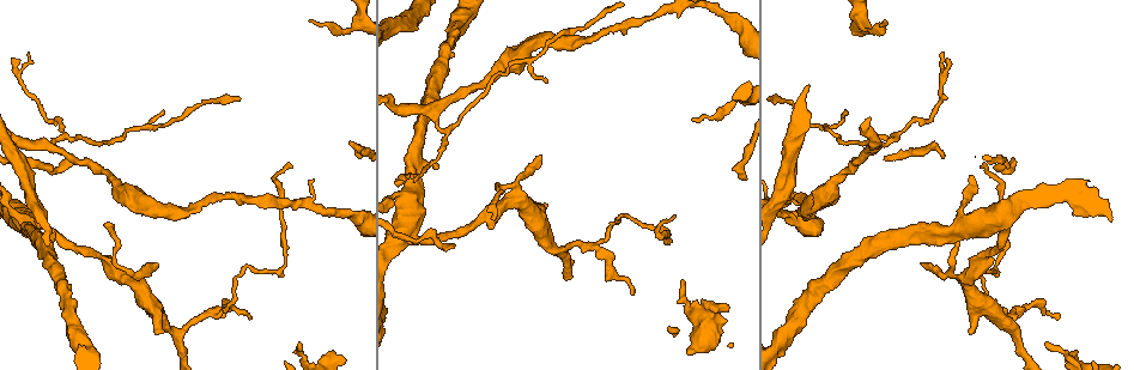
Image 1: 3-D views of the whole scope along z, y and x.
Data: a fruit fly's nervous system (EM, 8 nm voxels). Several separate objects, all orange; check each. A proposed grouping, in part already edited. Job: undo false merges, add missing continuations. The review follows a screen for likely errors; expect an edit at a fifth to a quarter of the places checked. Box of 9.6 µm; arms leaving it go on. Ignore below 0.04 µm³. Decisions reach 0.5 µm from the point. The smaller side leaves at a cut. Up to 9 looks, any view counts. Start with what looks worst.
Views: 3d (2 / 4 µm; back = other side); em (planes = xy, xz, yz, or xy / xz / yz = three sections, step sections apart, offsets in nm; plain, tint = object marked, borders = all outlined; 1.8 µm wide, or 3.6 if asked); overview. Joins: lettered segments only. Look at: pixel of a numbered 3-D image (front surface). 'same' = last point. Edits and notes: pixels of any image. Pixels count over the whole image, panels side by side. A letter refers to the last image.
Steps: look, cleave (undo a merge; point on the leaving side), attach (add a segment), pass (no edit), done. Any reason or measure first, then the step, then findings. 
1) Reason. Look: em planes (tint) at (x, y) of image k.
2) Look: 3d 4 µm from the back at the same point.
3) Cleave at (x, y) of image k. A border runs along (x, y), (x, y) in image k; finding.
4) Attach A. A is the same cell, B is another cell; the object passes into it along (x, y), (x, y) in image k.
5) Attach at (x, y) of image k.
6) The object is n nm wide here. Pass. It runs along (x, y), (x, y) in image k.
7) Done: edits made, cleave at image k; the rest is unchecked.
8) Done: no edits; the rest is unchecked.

Sudden change in width. Look: em 3.6 µm planes (borders) at (970, 226) of image 1.

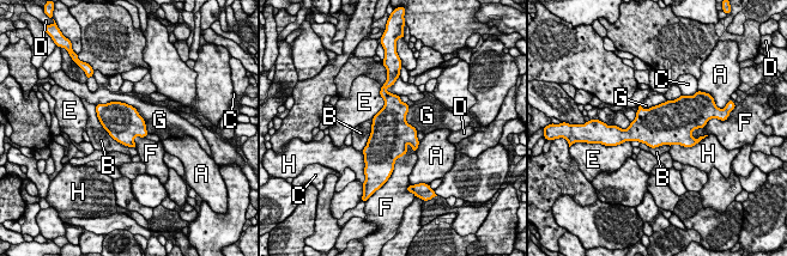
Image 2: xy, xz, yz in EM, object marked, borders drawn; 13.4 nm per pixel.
The longest contact is with G, 800 nm. Pass. A, B, C, D, E, F, G and H are other cells; a border runs along (409, 142), (393, 168) in image 2; one neuron here.

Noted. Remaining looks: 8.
Thick turns thin. Look: 3d 4 µm at (744, 27) of image 1.

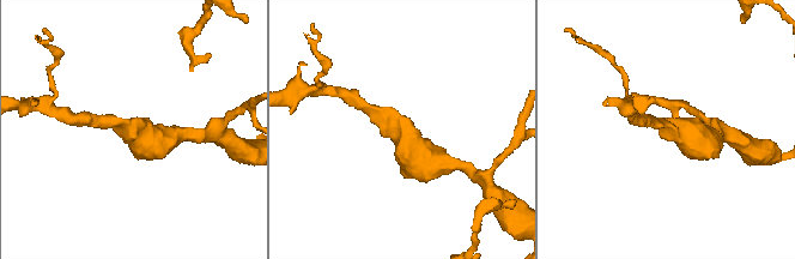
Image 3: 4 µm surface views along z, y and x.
The arms are 170, 550 nm wide; shape alone is not enough. Look: em 3.6 µm yz step 4 (tint) at (398, 127) of image 3.

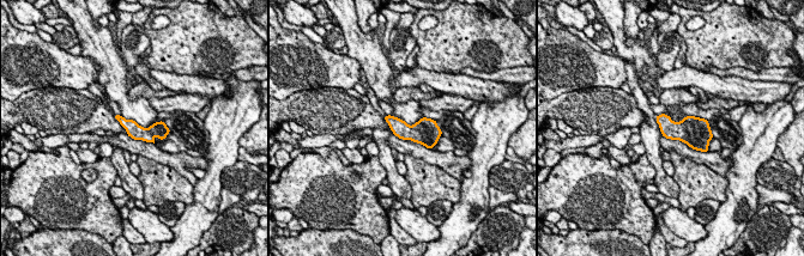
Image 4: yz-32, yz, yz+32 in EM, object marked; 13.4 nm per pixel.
Another direction. Look: em 3.6 µm planes (borders) at the same point.

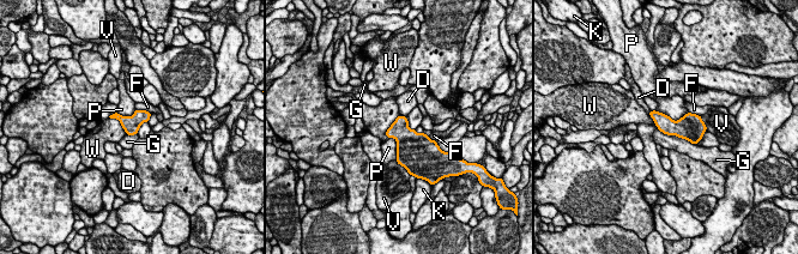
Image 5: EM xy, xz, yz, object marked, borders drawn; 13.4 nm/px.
The object is 220 nm wide here. Pass. D, F, G, K, P, V and W are other cells; continuous, no second neuron.

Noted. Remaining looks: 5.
Branch stops here. Look: em planes (borders) at (1076, 358) of image 1.

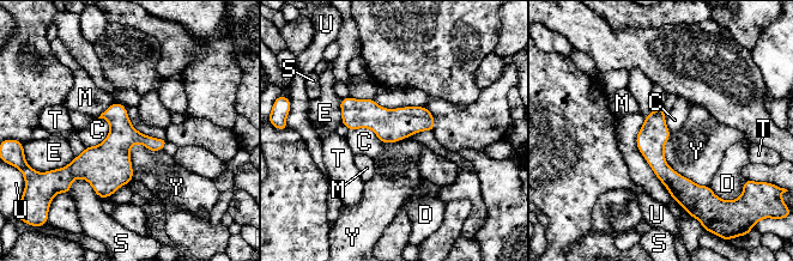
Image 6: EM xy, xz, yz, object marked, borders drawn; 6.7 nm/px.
Pass. C, D, E, M, S, T, U and Y are other cells; a border runs along (107, 120), (107, 137), (85, 147) in image 6; no lettered segment goes on from it.

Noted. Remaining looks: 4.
Thin end. Look: em xz step 4 (borders) at (112, 227) of image 1.

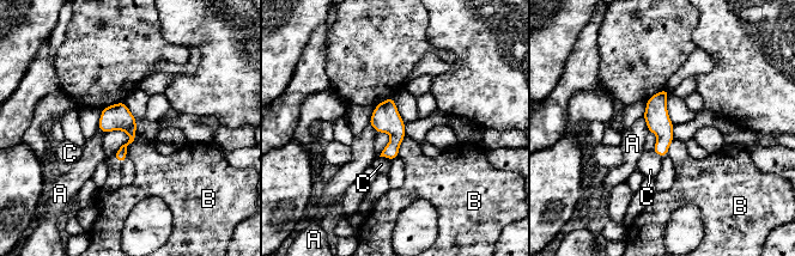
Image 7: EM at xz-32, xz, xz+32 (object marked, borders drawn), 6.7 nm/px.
Look: em planes (borders) at the same point.

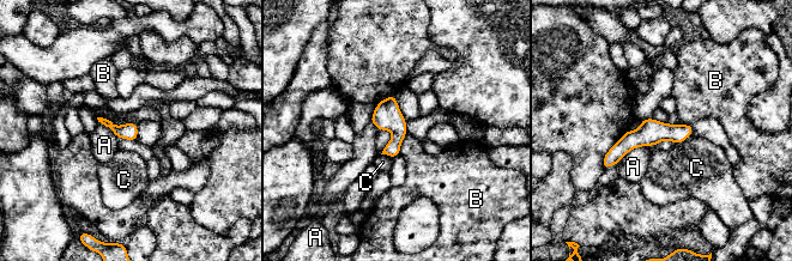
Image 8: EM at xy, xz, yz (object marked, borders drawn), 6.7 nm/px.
Pass. A, B and C are other cells; none of them fits.

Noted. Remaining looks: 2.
Done: no edits; the rest is unchecked.

